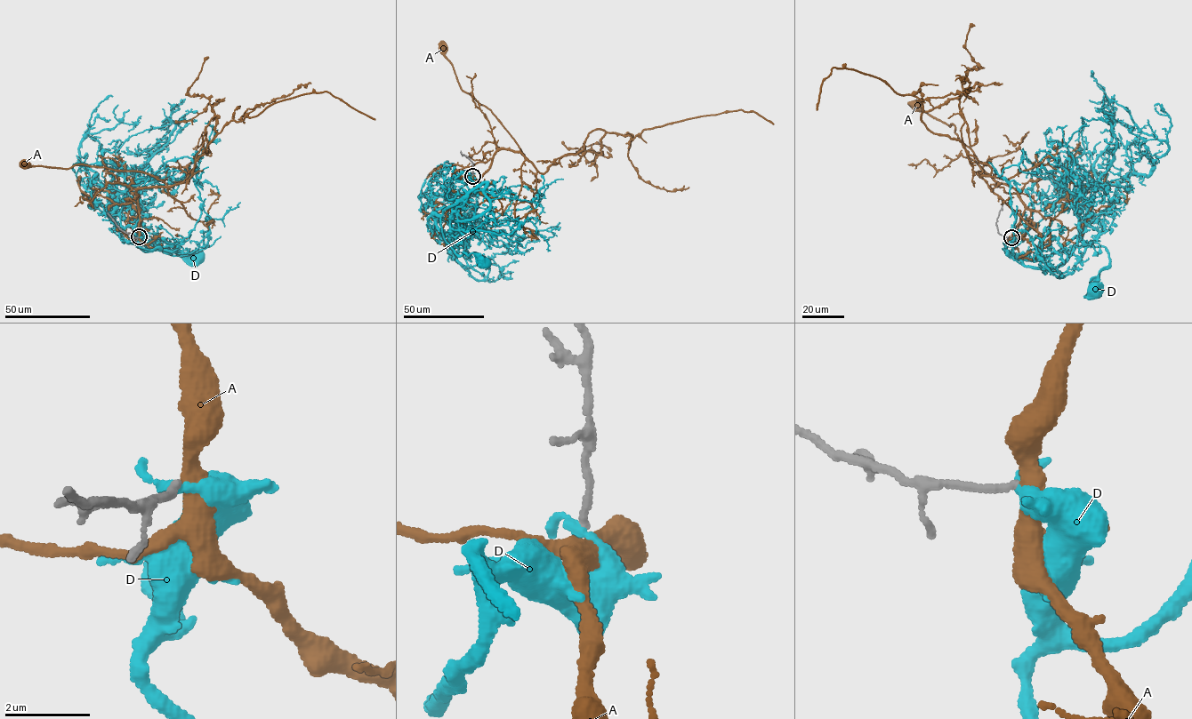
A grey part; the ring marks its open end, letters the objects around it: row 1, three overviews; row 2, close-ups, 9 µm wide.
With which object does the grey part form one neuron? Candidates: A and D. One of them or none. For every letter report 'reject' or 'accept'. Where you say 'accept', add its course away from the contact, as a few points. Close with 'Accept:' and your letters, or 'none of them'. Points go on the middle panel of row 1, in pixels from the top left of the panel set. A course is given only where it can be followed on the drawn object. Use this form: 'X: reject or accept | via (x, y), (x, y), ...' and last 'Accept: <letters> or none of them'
A: accept | via (472, 176), (480, 180), (494, 154), (501, 148), (520, 152), (526, 157), (490, 110), (461, 88), (442, 47)
D: reject
Accept: A

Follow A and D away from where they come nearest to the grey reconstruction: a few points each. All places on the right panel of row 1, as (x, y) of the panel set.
A: (1012, 237), (1024, 210), (1017, 191), (977, 174), (982, 172), (978, 159), (955, 125), (916, 105)
D: (1011, 237), (1017, 258), (1049, 255), (1082, 235), (1085, 243), (1105, 247), (1109, 261), (1089, 281), (1094, 292)

